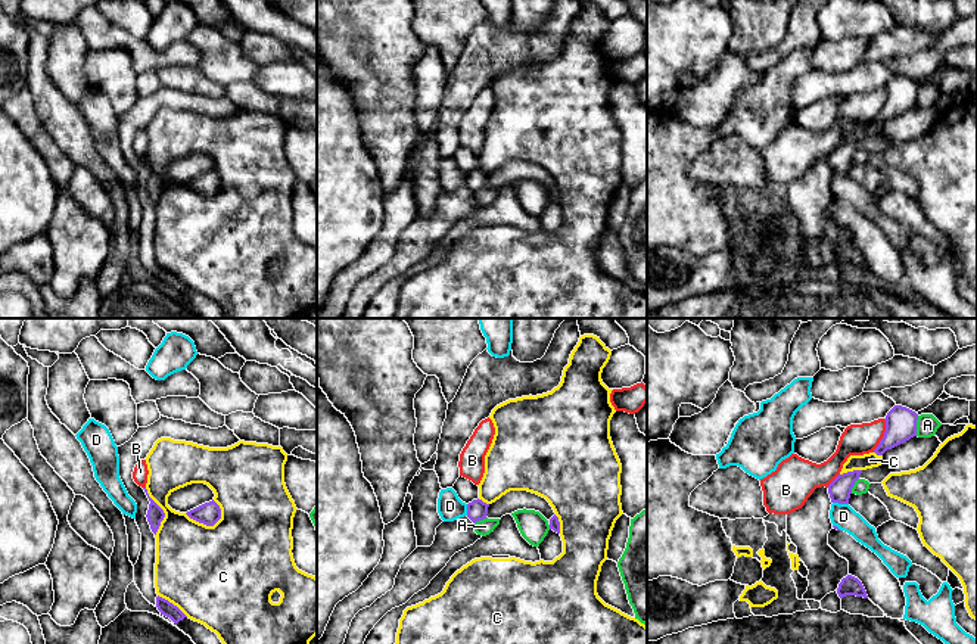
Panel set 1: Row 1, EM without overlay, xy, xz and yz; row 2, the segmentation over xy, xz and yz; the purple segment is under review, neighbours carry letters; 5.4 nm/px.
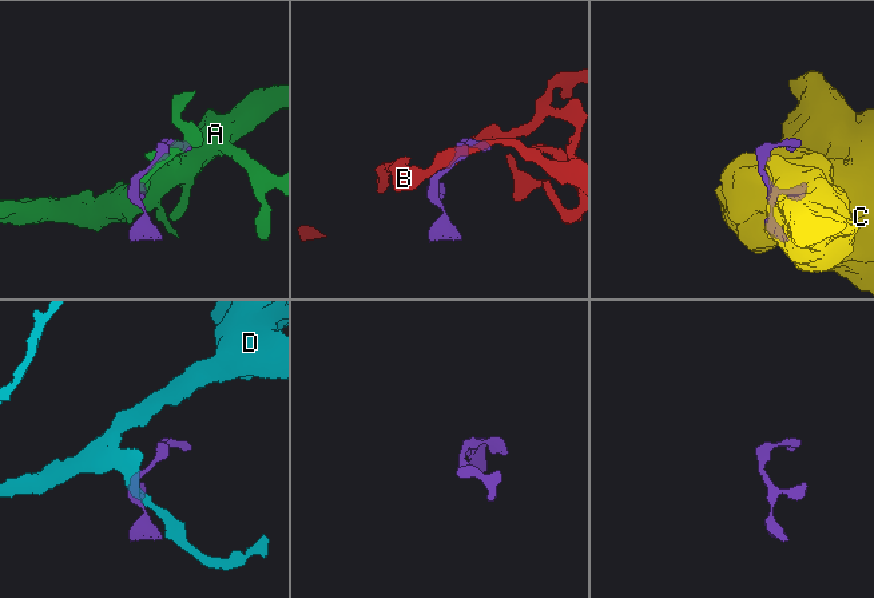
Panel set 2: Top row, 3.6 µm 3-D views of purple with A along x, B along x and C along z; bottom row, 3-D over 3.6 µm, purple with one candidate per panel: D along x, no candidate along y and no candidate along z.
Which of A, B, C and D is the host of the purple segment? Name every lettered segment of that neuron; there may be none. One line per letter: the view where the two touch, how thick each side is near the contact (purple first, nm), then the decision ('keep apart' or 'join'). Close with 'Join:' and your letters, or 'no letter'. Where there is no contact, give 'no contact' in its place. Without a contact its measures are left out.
A: contact in yz; calibres 180 and 120 nm; keep apart
B: contact in yz; calibres 180 and 170 nm; keep apart
C: contact in xy; calibres 120 and 500 nm; keep apart
D: contact in yz; calibres 120 and 140 nm; keep apart
Join: no letter

